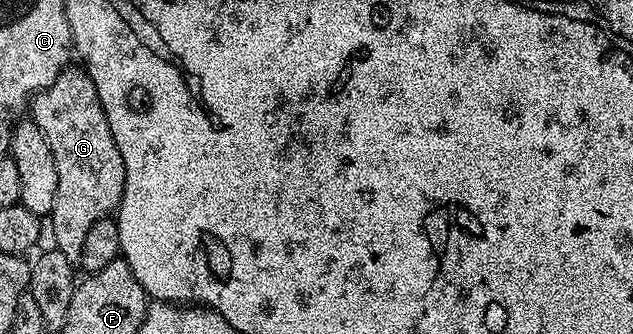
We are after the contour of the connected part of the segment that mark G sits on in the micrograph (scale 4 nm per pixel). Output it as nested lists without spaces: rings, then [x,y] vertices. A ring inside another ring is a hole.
[[[82,67],[64,68],[48,88],[36,92],[29,116],[41,126],[41,134],[45,134],[49,150],[53,150],[53,162],[57,162],[57,198],[49,217],[55,248],[72,262],[78,262],[85,234],[89,234],[93,222],[111,216],[123,197],[125,162],[121,162],[121,150],[113,142],[97,86],[93,86]]]

